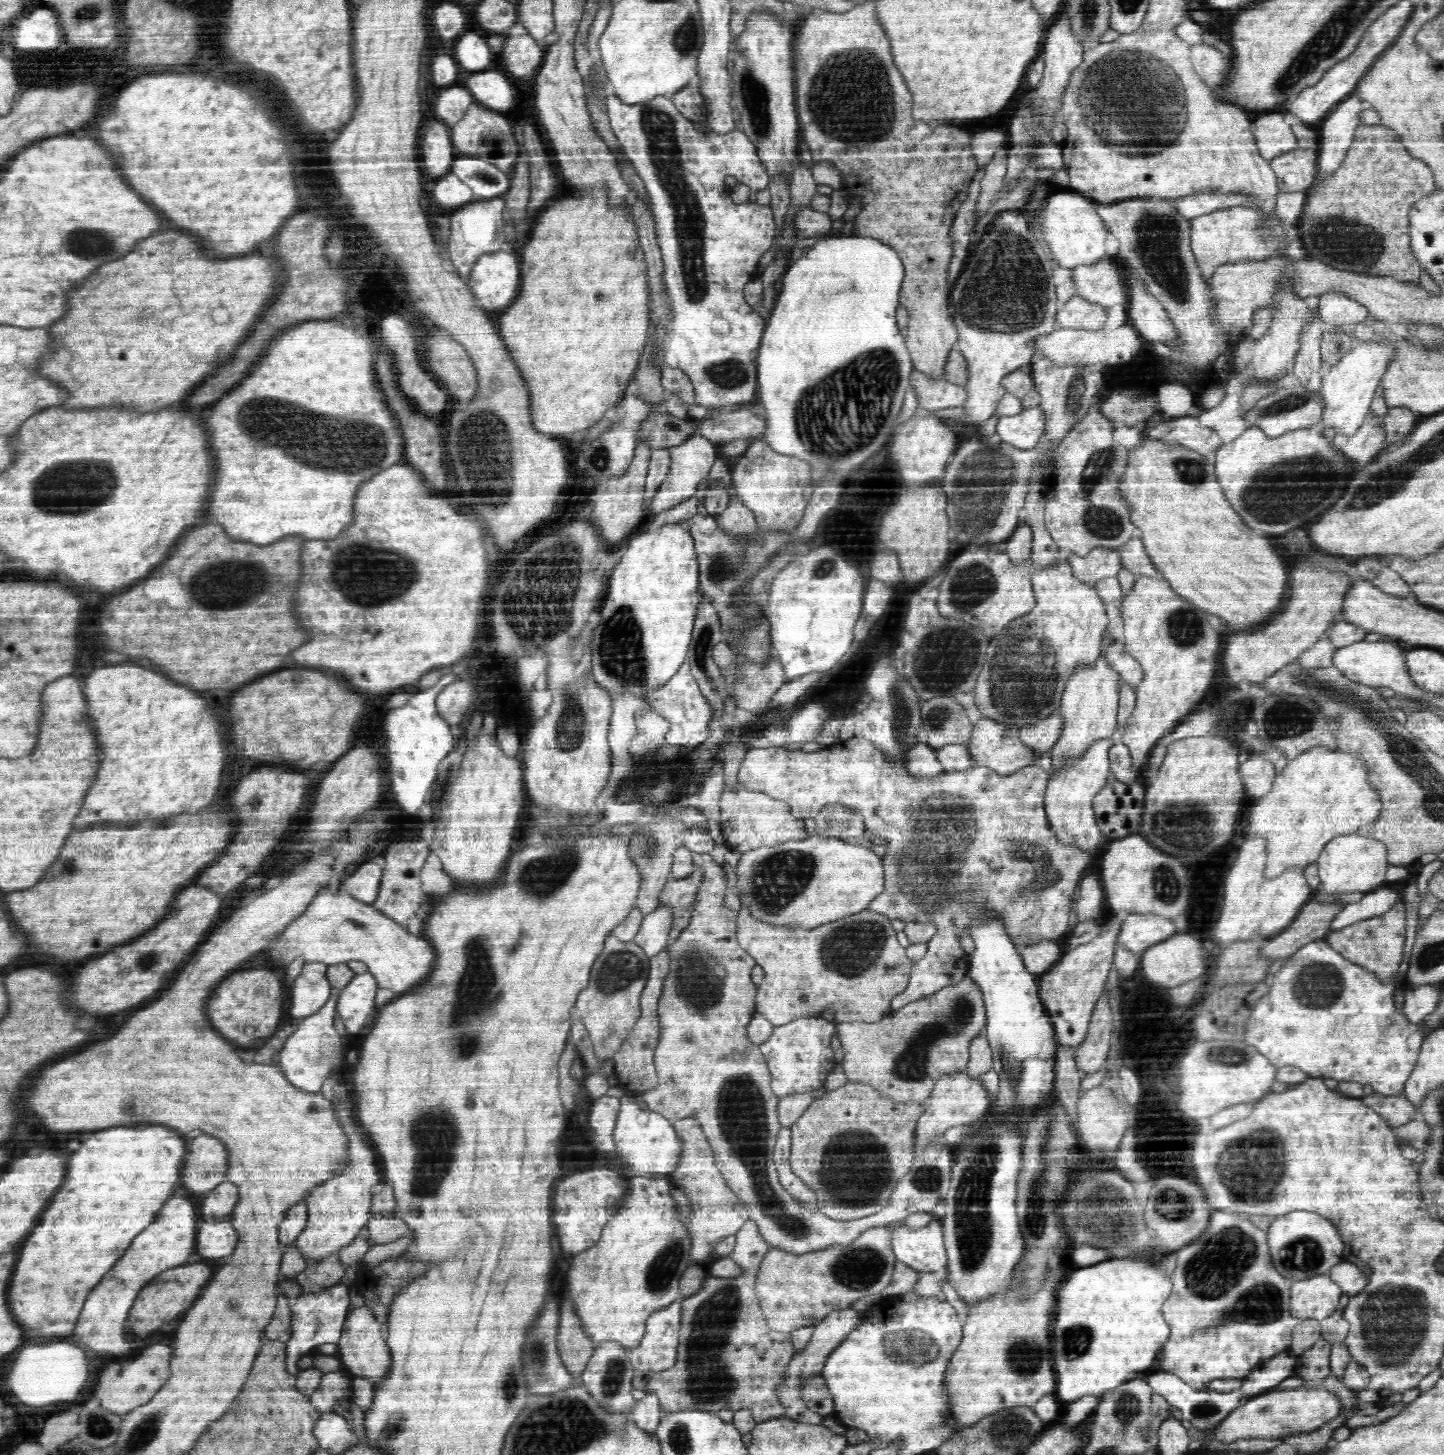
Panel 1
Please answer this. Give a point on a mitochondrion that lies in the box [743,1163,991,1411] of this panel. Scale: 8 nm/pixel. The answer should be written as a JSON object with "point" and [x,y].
{"point":[911,1348]}

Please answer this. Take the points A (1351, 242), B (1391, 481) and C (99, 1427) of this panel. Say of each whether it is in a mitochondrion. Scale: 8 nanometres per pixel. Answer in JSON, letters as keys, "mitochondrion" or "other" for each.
{"A":"mitochondrion","B":"mitochondrion","C":"mitochondrion"}

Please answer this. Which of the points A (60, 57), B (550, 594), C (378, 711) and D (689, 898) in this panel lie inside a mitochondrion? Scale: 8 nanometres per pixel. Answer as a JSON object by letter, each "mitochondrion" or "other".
{"A":"mitochondrion","B":"mitochondrion","C":"other","D":"other"}

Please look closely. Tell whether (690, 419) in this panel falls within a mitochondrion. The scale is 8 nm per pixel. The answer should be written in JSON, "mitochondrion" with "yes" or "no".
{"mitochondrion":"no"}

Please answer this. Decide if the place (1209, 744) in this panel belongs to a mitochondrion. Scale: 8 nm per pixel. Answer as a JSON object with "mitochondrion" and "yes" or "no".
{"mitochondrion":"no"}

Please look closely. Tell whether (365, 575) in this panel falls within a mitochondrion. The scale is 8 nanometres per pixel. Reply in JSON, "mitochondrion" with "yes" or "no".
{"mitochondrion":"yes"}

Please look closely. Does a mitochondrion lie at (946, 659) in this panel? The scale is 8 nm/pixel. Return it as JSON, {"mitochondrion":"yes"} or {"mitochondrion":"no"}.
{"mitochondrion":"yes"}

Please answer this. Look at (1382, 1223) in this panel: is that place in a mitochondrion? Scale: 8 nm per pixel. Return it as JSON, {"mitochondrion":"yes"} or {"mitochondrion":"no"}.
{"mitochondrion":"no"}

